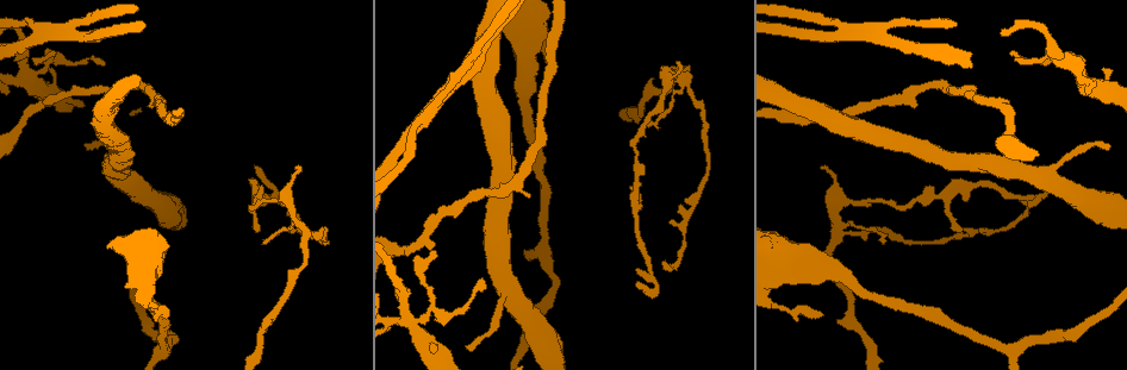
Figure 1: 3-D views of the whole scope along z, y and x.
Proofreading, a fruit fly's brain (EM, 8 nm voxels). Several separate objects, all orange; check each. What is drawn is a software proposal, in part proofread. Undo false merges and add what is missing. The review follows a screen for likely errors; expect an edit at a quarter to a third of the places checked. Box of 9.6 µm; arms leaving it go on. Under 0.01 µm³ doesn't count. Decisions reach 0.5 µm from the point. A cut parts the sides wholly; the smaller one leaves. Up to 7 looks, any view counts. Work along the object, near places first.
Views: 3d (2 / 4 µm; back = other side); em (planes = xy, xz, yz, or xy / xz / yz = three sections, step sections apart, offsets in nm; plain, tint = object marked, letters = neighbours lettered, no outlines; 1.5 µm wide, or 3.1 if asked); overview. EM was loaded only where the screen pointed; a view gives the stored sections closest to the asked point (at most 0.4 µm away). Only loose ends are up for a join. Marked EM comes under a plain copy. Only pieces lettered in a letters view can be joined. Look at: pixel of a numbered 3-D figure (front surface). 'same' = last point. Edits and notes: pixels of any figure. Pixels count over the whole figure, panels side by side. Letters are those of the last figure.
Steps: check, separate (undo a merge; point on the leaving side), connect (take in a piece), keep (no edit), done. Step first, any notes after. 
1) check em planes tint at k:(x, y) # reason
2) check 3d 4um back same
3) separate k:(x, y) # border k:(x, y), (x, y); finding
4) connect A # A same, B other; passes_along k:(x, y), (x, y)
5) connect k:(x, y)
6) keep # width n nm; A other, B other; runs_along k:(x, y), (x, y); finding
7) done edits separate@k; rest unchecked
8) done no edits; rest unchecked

check em yz step 4 tint at 1:(779, 306) # narrows sharply

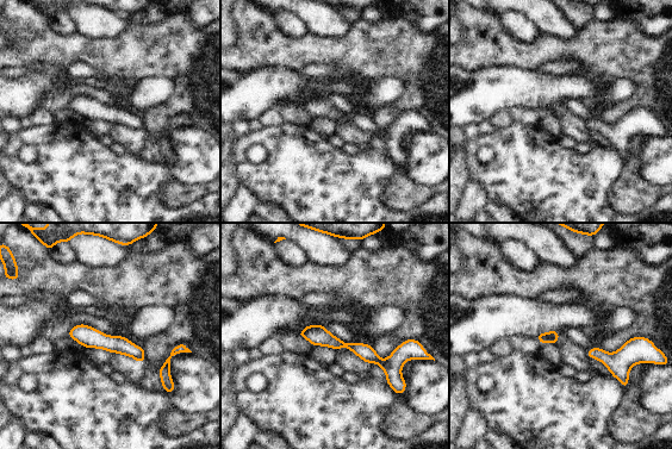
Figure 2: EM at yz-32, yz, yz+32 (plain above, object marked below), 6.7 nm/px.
check em yz step 4 letters same # what lies round it

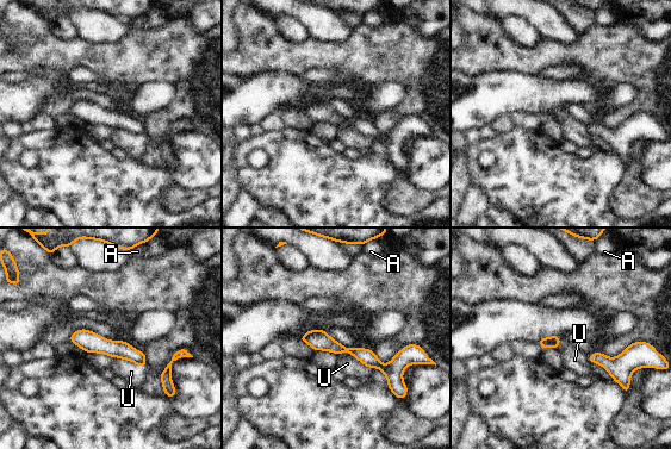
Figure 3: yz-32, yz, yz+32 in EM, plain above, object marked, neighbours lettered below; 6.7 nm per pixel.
keep # A other, U other; border 3:(337, 354), (349, 353), (368, 368); all the same neuron

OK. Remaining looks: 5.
check em xy step 8 letters at 1:(266, 243) # thin end

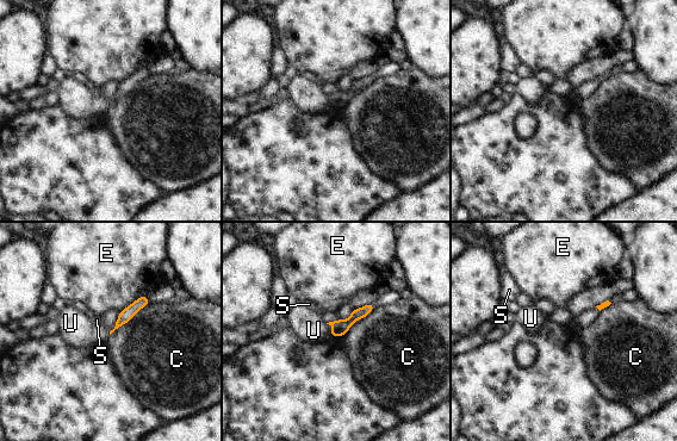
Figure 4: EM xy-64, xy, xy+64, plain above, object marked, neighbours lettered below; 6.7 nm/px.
check em planes letters same

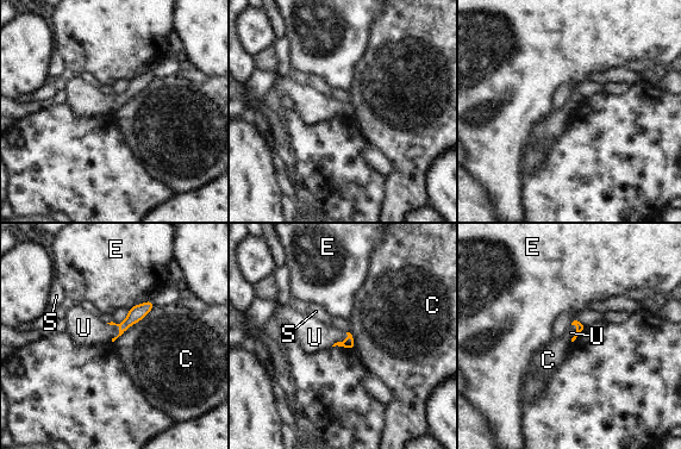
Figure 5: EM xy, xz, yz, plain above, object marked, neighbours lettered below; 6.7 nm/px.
connect U # C other, E other, S other, U same; passes_along 5:(136, 313), (119, 329), (83, 328); it goes on there

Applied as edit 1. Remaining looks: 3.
check em planes letters at 1:(469, 347)

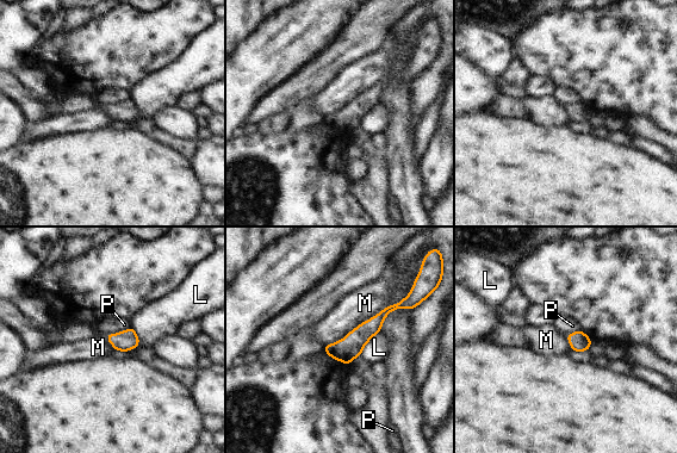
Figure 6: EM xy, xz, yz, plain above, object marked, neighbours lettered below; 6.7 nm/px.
keep # longest_contact M 500 nm; L other, M other, P other; border 6:(387, 305), (324, 346); no lettered piece goes on from it

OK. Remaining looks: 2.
done edits connect@5; rest unchecked

